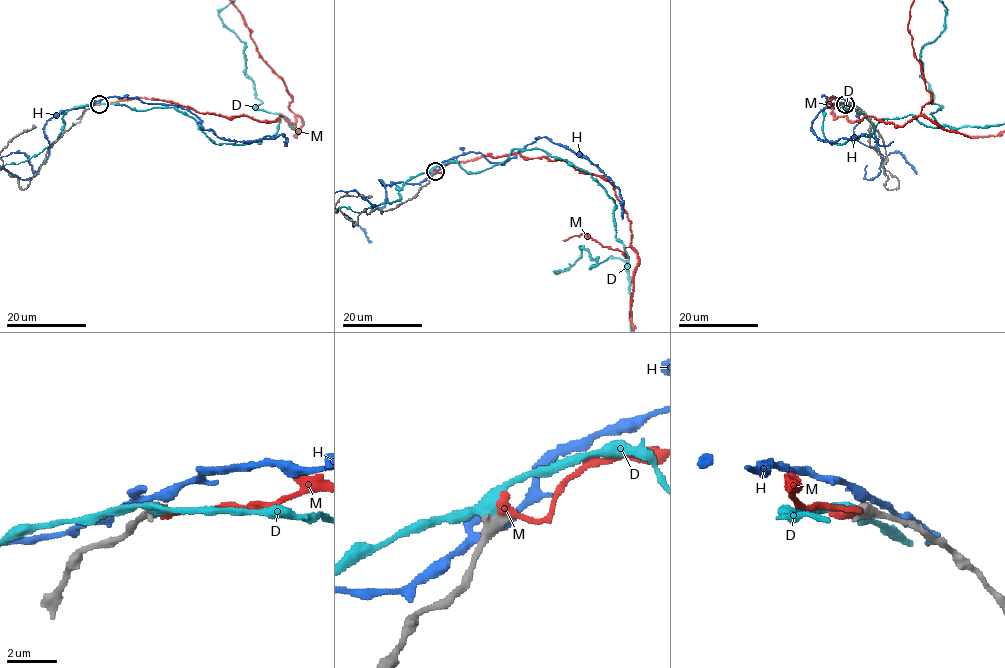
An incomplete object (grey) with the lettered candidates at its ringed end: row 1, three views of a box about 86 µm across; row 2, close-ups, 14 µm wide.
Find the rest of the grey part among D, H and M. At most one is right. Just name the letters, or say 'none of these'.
M

